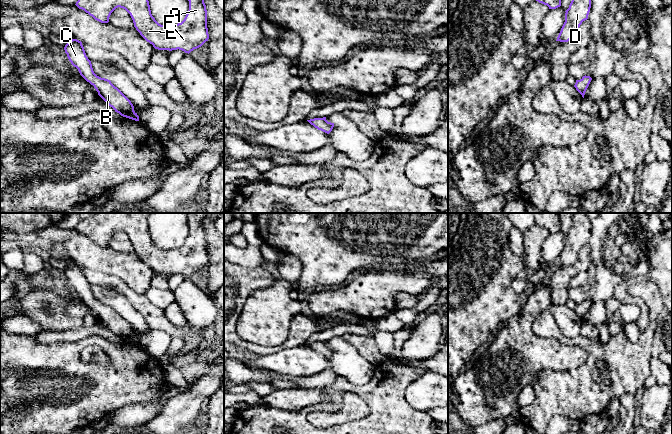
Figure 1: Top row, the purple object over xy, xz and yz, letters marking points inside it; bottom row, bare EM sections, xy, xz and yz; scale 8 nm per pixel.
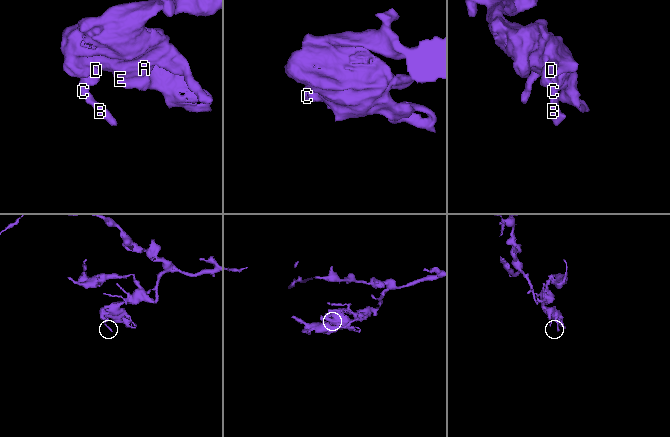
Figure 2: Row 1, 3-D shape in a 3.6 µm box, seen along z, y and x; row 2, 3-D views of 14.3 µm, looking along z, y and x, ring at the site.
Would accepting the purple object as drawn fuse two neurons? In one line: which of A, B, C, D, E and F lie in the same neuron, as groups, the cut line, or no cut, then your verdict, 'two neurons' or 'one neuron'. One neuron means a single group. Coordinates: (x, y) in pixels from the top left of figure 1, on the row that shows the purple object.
groups A B C D E F; cut none; one neuron

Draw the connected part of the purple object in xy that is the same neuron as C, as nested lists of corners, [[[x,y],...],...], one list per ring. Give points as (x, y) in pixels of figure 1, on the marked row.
[[[70,40],[64,47],[71,64],[76,67],[80,75],[94,86],[98,95],[121,116],[139,121],[131,101],[110,80],[97,76],[92,68],[91,61],[86,56],[82,42]]]

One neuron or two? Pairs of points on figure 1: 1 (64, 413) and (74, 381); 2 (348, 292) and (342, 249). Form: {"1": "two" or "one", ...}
{"1": "one", "2": "two"}

